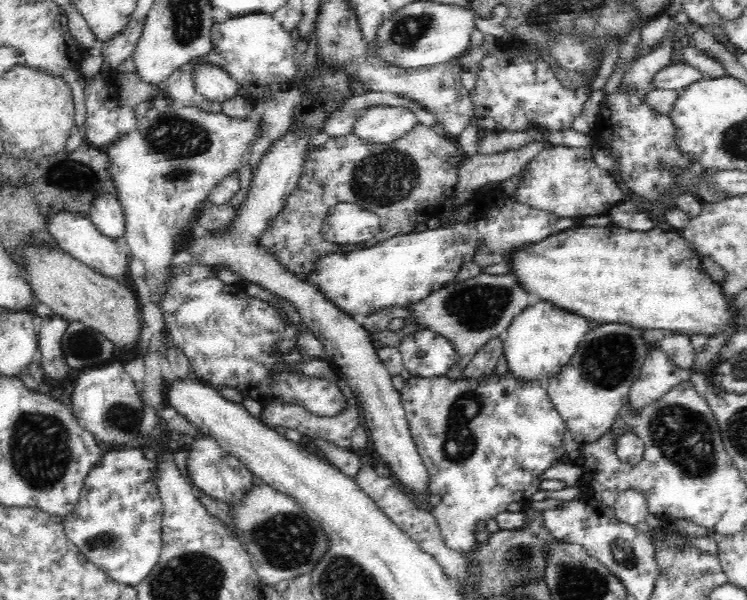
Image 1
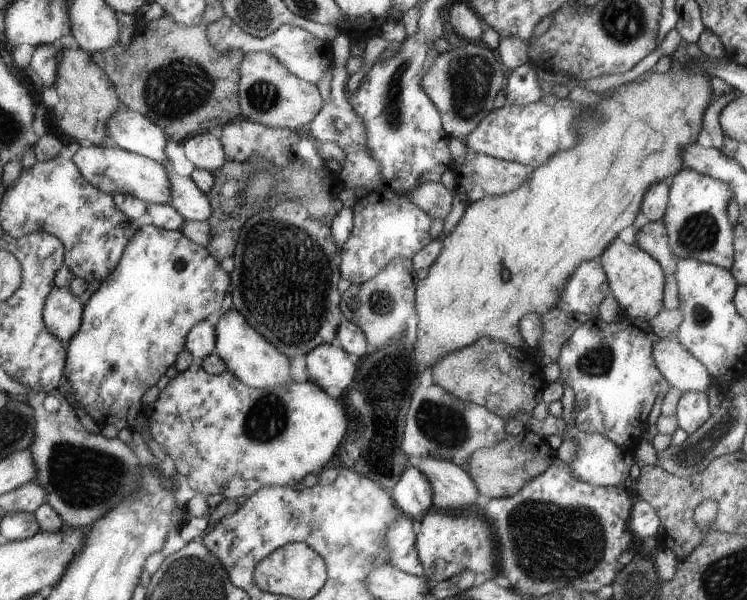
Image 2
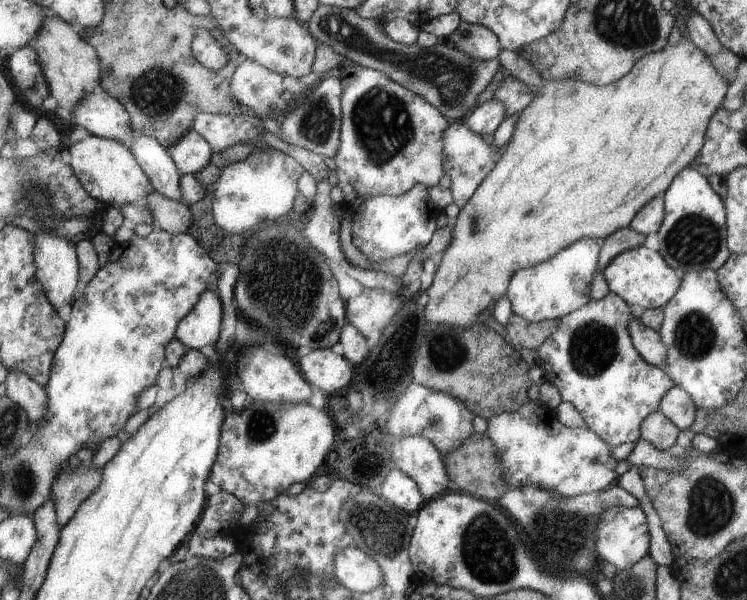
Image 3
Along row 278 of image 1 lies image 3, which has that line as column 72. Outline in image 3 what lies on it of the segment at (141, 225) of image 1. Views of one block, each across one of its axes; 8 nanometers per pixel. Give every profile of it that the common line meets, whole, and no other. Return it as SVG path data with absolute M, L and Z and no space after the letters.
M90 135L85 140L70 145L70 166L90 195L106 206L116 204L136 205L142 198L148 198L150 180L131 148L117 140L103 139Z

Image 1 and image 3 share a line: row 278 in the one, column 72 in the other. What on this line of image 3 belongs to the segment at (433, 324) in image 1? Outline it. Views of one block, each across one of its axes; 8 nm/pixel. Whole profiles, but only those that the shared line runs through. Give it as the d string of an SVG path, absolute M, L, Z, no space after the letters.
M96 451L82 455L77 468L71 468L68 461L62 463L54 477L49 498L54 501L57 519L63 527L101 484L102 468L94 464Z

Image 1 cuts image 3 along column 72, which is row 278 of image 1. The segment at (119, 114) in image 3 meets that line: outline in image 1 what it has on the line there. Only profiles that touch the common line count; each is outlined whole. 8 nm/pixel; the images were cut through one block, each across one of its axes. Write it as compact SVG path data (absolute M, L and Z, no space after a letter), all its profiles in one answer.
M60 210L60 212L50 212L50 216L45 218L47 218L45 226L50 237L63 252L72 255L76 260L83 262L92 270L99 271L104 276L122 281L124 274L126 274L127 256L116 251L113 240L104 236L94 226L87 214Z

